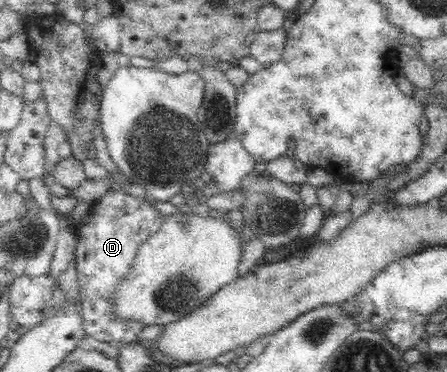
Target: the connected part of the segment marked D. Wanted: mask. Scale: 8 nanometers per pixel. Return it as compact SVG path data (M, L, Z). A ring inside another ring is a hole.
M109 191L93 205L87 223L77 226L75 235L76 278L78 279L81 299L83 301L84 330L86 335L120 346L137 342L136 334L143 329L143 324L125 323L111 320L105 315L107 298L113 294L114 287L121 277L129 271L138 247L161 229L163 217L142 197L133 197L122 191Z

